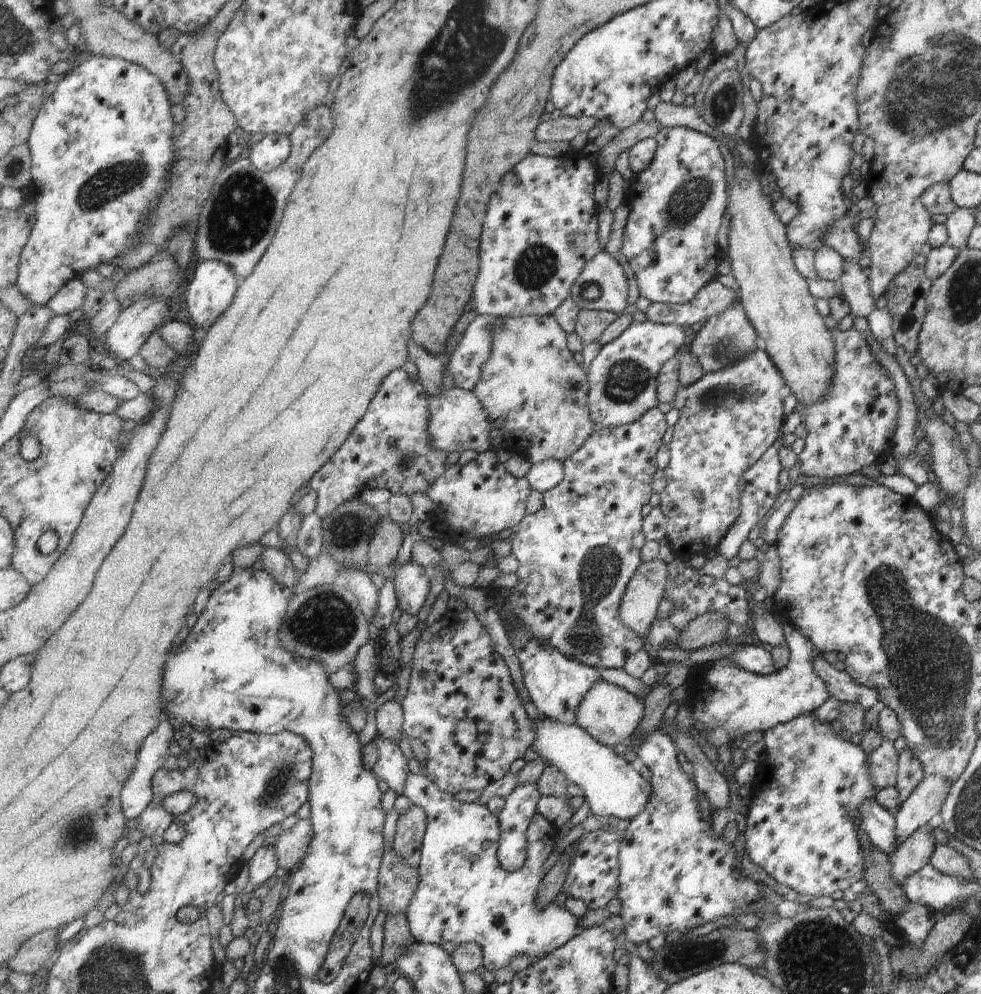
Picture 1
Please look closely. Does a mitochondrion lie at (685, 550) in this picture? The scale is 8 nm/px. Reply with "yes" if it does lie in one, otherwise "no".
no

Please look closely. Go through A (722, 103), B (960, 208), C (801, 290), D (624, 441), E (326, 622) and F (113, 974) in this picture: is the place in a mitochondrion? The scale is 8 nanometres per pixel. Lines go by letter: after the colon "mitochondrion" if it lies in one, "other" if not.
A: mitochondrion
B: other
C: other
D: other
E: mitochondrion
F: mitochondrion

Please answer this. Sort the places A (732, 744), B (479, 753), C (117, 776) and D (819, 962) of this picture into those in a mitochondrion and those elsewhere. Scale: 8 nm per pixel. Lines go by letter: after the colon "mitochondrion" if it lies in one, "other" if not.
A: other
B: other
C: other
D: mitochondrion

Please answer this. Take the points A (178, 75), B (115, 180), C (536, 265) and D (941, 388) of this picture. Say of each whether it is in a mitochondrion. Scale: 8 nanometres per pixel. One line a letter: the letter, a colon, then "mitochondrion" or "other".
A: other
B: mitochondrion
C: mitochondrion
D: other

